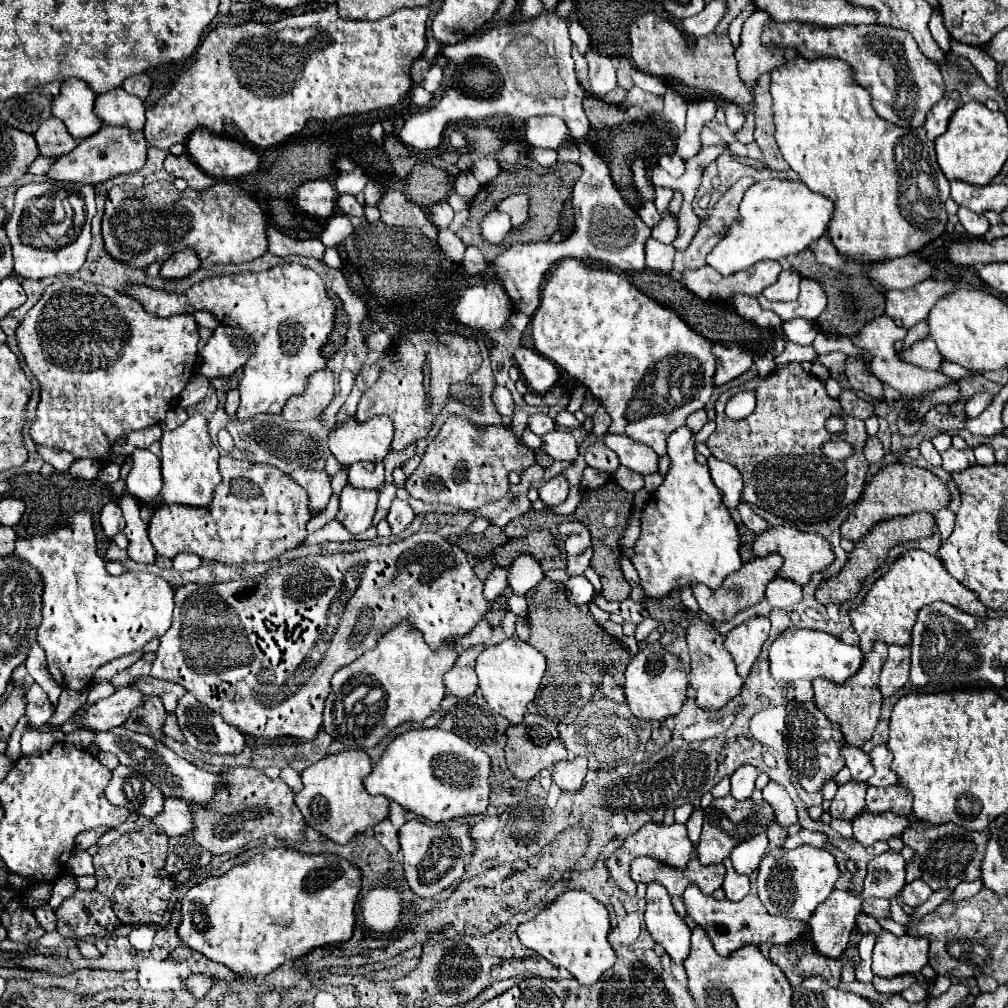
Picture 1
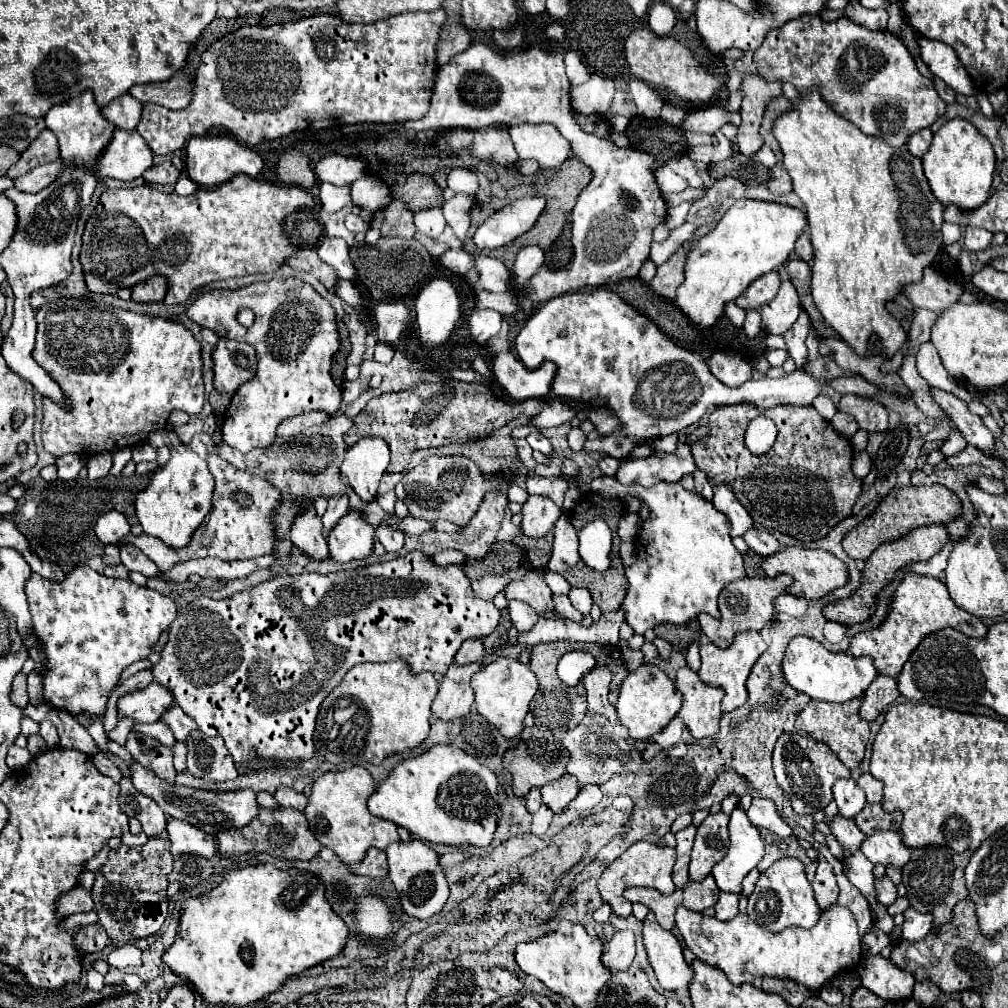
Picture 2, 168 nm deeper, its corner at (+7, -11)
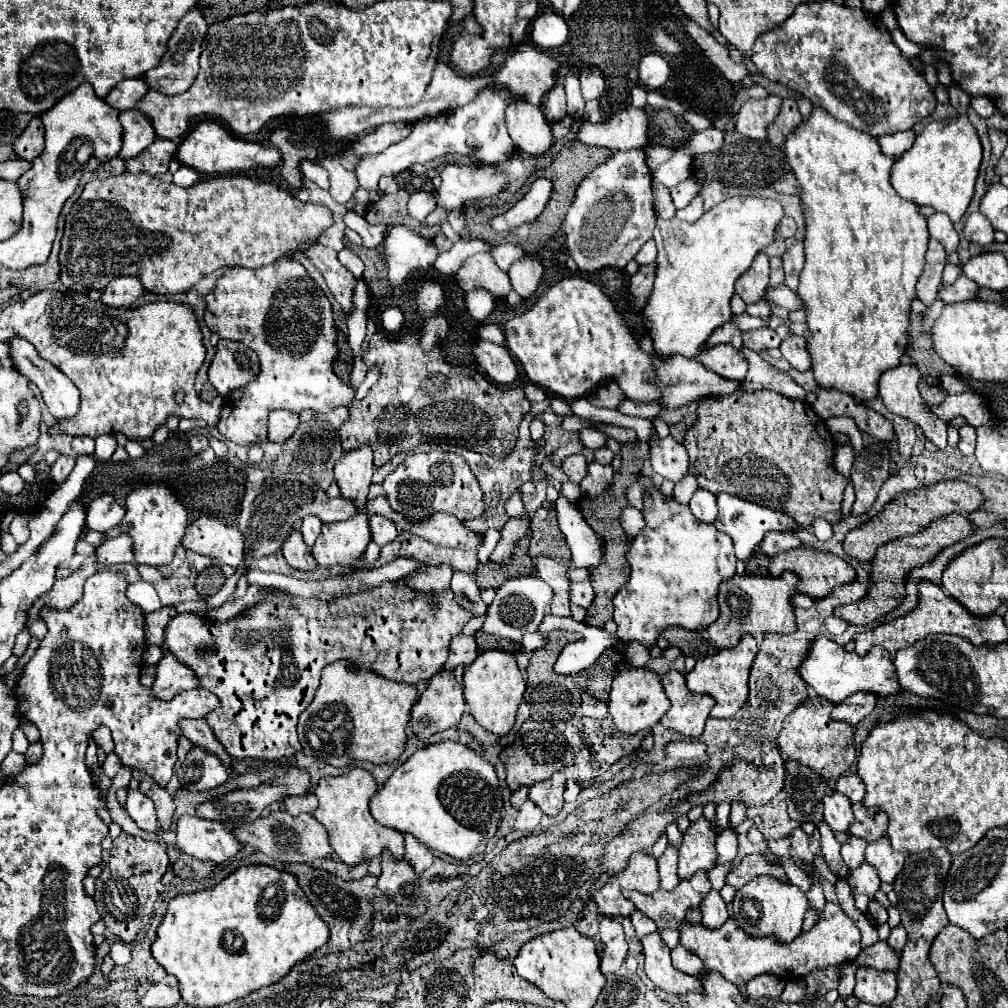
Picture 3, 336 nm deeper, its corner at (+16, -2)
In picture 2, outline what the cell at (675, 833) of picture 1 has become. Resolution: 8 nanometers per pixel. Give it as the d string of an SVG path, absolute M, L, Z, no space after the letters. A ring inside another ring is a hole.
M639 841L607 867L607 871L599 879L599 893L601 893L603 901L611 905L615 915L629 917L631 903L623 897L623 891L627 887L653 887L663 895L673 893L675 891L675 883L671 879L673 865L675 865L675 849L669 849L665 845L653 845L649 841Z

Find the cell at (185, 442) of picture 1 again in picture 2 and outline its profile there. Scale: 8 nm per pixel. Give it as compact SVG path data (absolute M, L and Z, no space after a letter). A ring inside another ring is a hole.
M173 431L167 433L167 447L171 449L171 461L153 475L151 483L143 491L137 493L135 509L139 525L147 535L153 535L167 547L177 549L189 545L195 529L209 513L215 481L207 469L207 461L187 449Z

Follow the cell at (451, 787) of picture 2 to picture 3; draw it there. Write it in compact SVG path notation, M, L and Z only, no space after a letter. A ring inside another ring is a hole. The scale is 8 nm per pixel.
M454 740L416 750L410 760L400 764L378 788L368 806L380 824L410 832L428 848L456 860L468 860L478 854L478 850L484 852L488 840L496 834L496 822L502 810L494 766Z

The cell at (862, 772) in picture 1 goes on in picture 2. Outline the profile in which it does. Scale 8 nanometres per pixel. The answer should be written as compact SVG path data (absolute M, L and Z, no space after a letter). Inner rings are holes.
M839 779L833 785L833 799L837 803L839 815L845 819L855 819L865 807L865 793L857 787L853 779Z

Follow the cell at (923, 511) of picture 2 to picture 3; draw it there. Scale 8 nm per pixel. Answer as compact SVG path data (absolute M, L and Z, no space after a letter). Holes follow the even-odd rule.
M940 480L932 486L920 486L916 490L908 490L898 494L896 498L892 498L874 518L864 520L862 526L850 530L844 538L844 552L860 562L870 562L876 554L876 548L888 540L900 538L900 536L908 536L908 534L916 534L920 530L924 530L924 526L928 526L932 520L958 512L958 514L968 514L972 510L978 510L978 506L982 504L982 494L962 482L962 480Z

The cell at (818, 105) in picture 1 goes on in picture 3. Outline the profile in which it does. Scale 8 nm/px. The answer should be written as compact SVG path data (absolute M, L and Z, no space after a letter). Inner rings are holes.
M812 108L808 120L800 122L800 128L796 128L796 132L790 132L786 136L784 142L786 148L786 162L792 168L802 192L800 192L800 208L804 214L804 222L806 222L806 234L804 234L804 254L806 254L806 262L804 262L804 270L800 274L800 286L798 286L798 294L804 300L804 304L808 306L808 328L810 328L810 338L806 340L810 356L812 356L812 370L814 370L814 378L818 380L818 384L822 388L836 388L842 392L848 392L852 396L856 396L858 400L862 398L872 398L878 394L878 378L884 370L894 368L900 364L900 356L904 354L904 348L908 346L908 312L910 312L910 302L916 298L914 294L914 286L916 280L924 268L924 254L926 254L926 246L930 240L928 228L926 228L926 218L920 214L920 206L910 202L910 200L900 200L898 192L892 188L890 184L890 172L892 166L896 162L896 158L888 158L882 150L876 138L858 132L854 128L850 128L848 124L832 118L824 108Z

